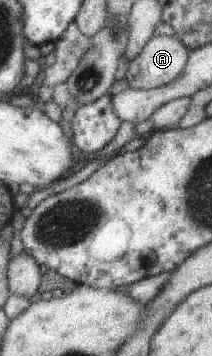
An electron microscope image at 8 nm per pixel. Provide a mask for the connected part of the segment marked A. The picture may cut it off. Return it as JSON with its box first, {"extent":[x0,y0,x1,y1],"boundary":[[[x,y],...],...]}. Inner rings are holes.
{"extent":[125,35,188,90],"boundary":[[[151,35],[125,71],[128,88],[145,90],[171,82],[183,70],[188,51],[174,35]]]}

